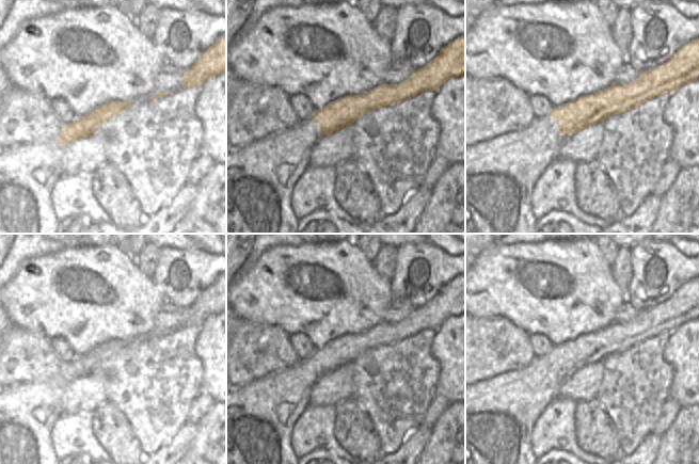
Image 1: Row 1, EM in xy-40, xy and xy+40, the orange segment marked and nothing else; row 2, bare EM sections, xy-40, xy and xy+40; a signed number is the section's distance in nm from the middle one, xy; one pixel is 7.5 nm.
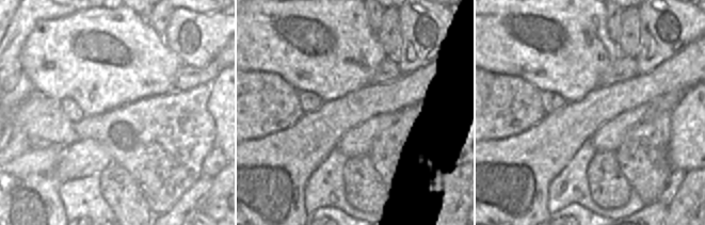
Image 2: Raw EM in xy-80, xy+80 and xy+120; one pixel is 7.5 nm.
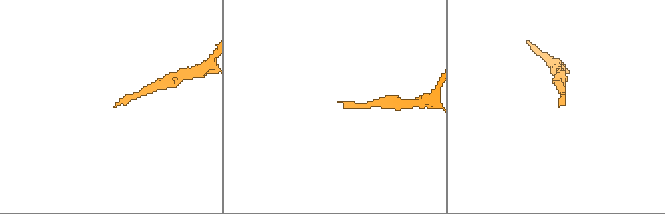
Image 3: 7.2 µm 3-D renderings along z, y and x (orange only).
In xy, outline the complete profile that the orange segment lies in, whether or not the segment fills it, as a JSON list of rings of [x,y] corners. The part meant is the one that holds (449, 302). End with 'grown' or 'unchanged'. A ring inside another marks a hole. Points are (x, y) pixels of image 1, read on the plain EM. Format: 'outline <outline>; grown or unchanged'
outline [[[465,274],[442,287],[438,294],[404,320],[381,323],[360,334],[340,336],[291,368],[272,372],[226,394],[226,464],[297,464],[290,446],[290,433],[299,416],[309,404],[309,393],[323,375],[352,364],[366,351],[400,342],[424,330],[436,330],[447,319],[465,314]]]; grown

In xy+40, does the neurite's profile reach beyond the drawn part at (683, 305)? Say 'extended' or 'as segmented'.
extended

